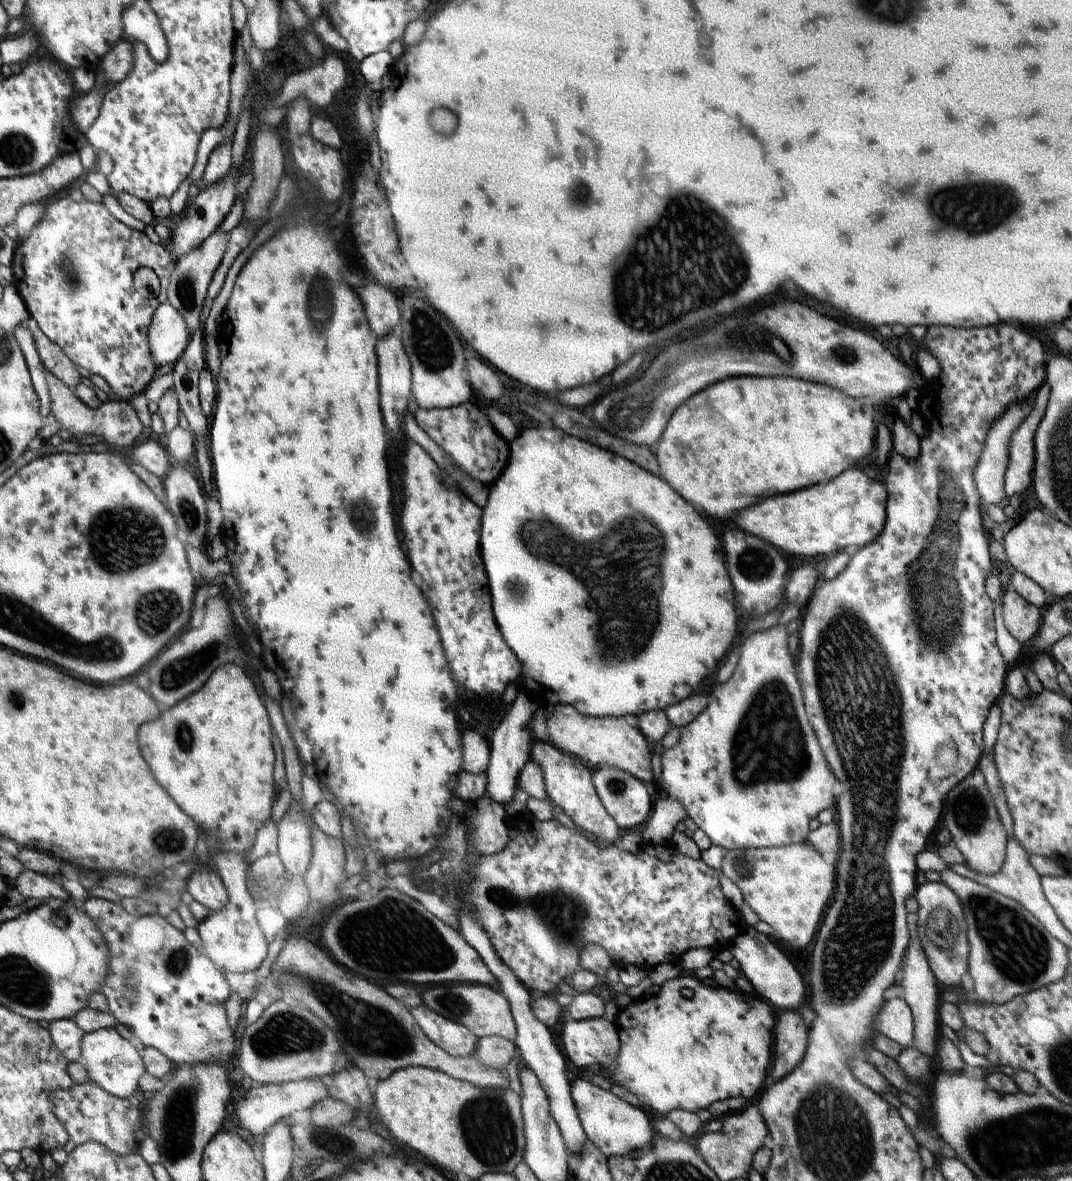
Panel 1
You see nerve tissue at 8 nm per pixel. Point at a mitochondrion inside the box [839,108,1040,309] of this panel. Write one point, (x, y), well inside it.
(975, 208)

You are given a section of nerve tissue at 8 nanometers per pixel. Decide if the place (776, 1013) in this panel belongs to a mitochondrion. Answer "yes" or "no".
no

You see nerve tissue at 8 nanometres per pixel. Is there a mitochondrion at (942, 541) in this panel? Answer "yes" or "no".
yes

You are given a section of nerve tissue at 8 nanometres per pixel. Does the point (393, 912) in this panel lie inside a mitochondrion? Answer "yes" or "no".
yes

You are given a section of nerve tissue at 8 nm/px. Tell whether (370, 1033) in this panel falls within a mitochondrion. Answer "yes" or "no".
yes

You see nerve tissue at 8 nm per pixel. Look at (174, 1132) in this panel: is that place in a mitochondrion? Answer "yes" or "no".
yes

